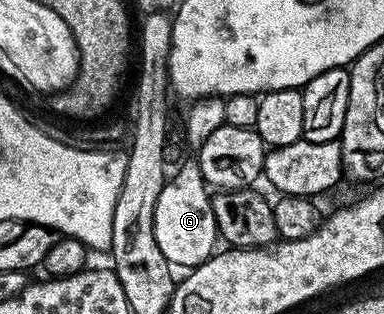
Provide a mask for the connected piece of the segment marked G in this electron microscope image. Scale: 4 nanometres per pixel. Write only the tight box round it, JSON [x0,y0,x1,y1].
[155,156,219,270]

